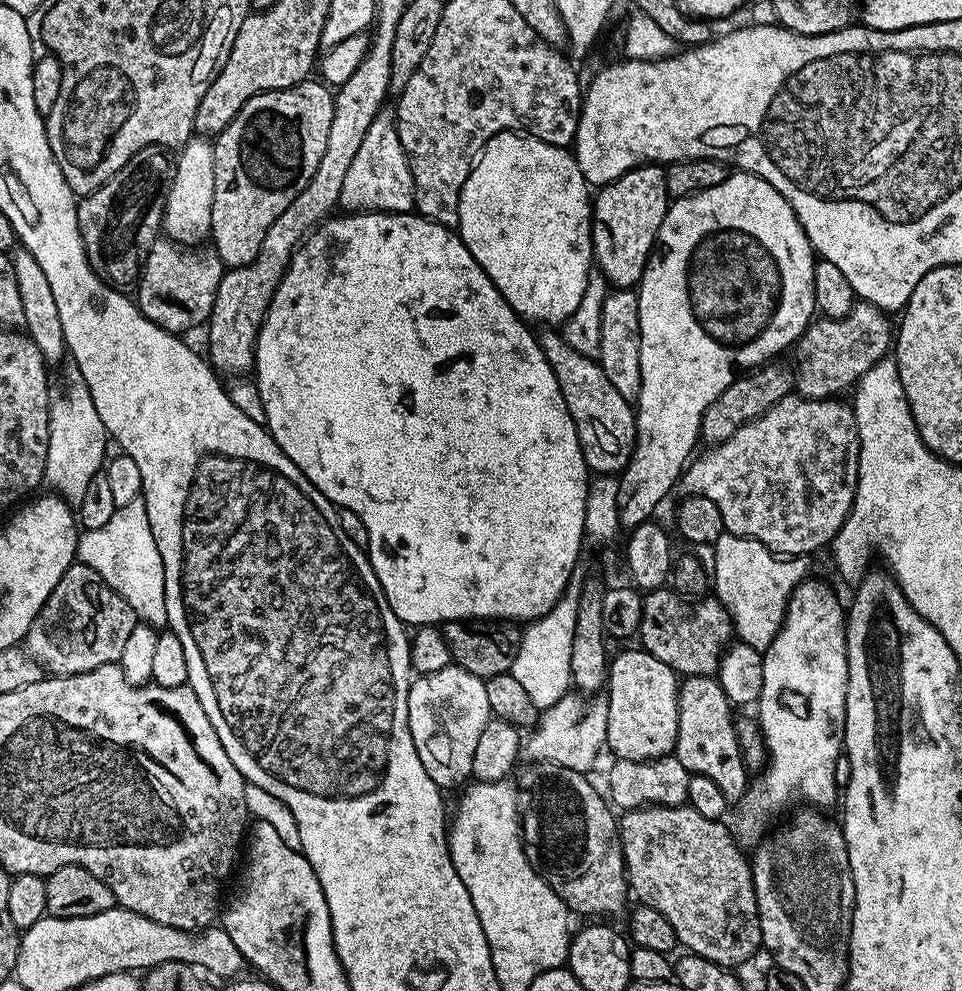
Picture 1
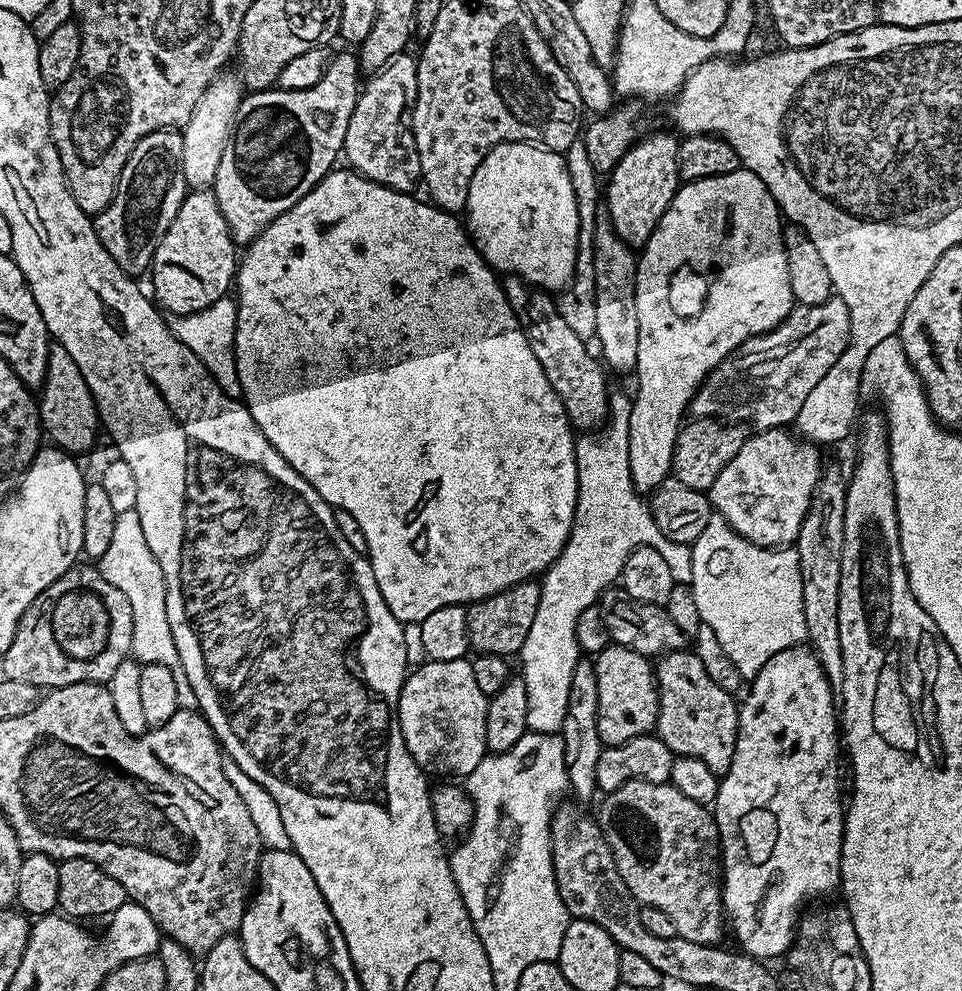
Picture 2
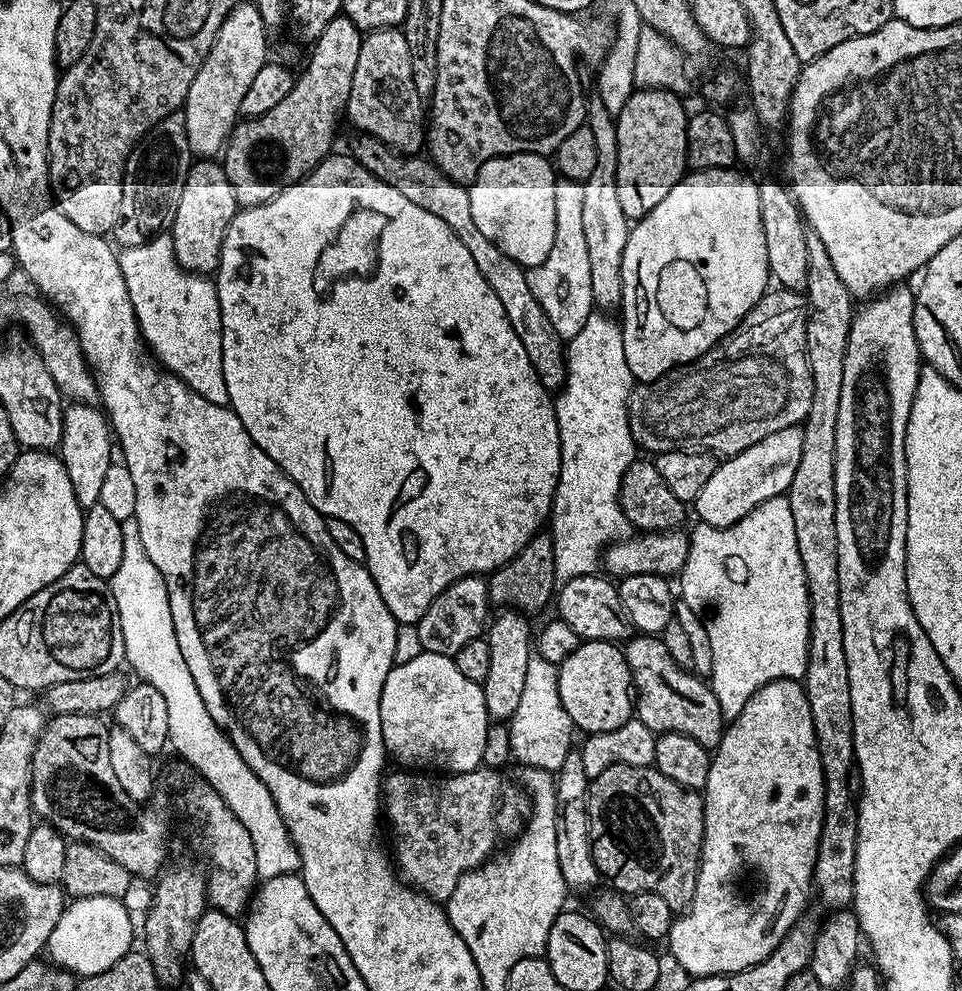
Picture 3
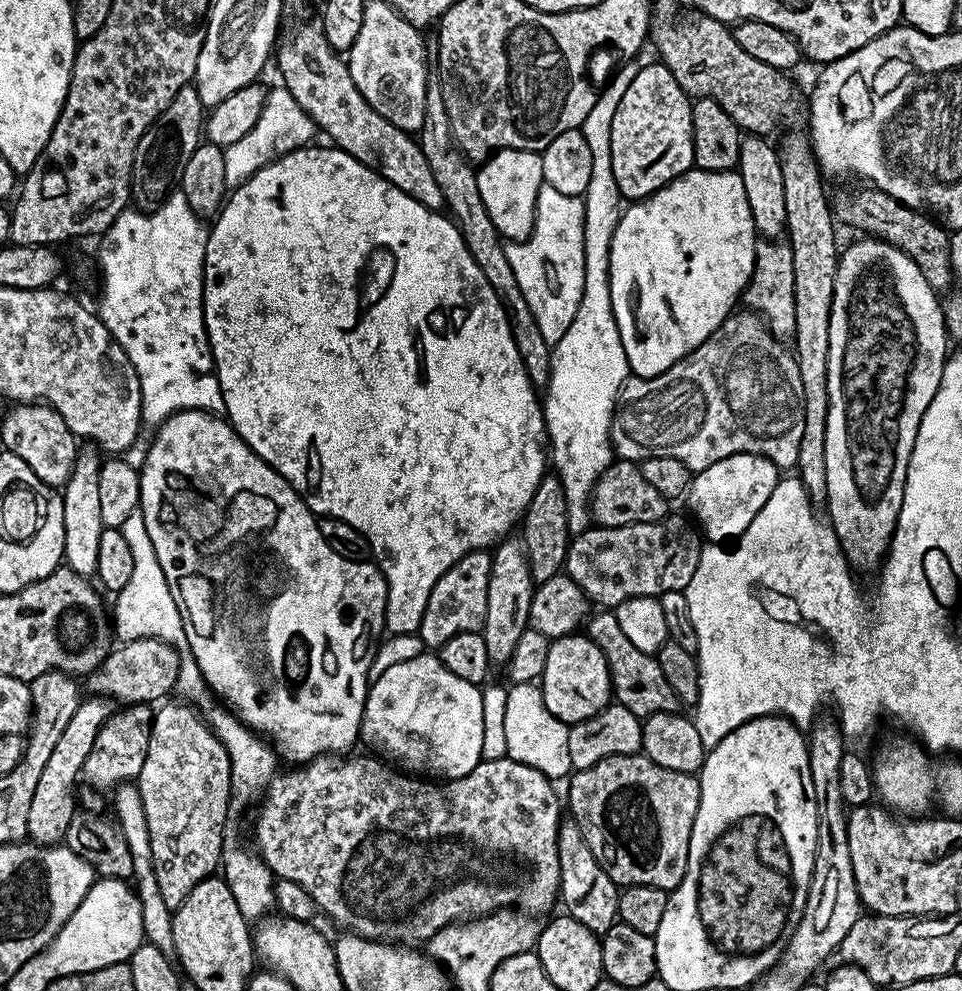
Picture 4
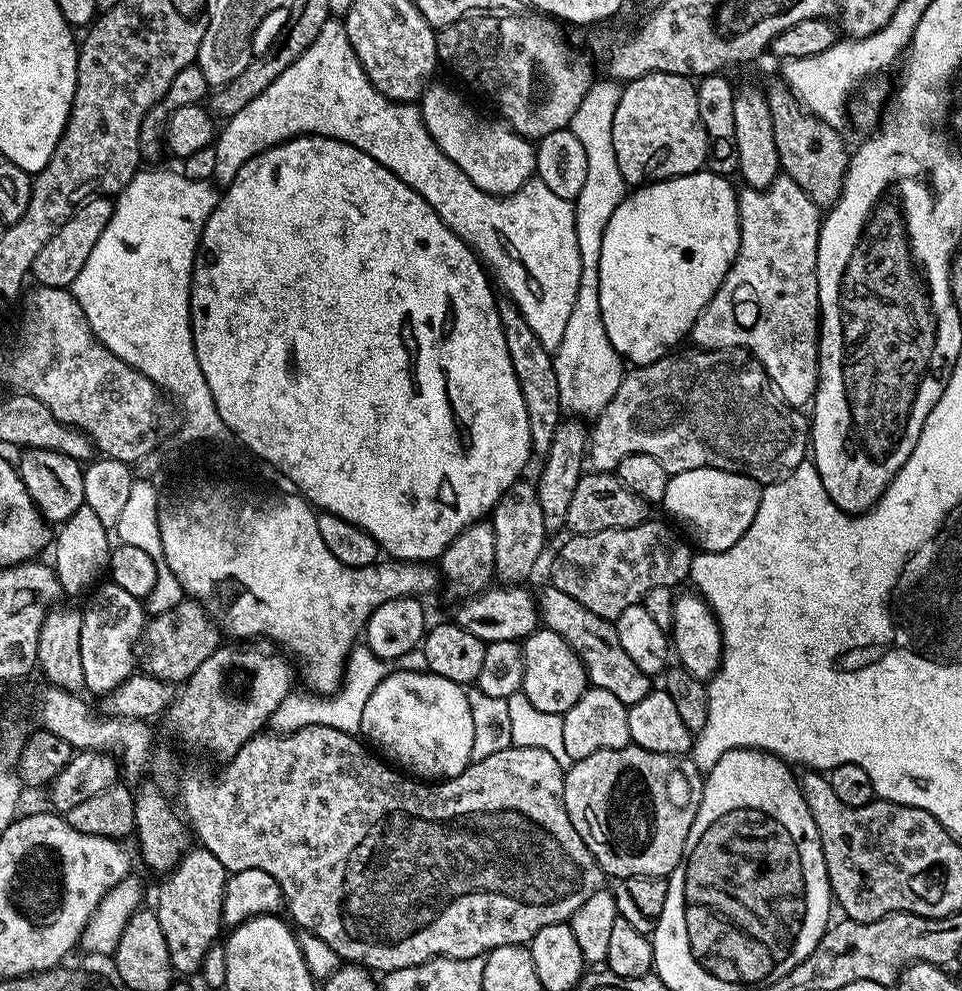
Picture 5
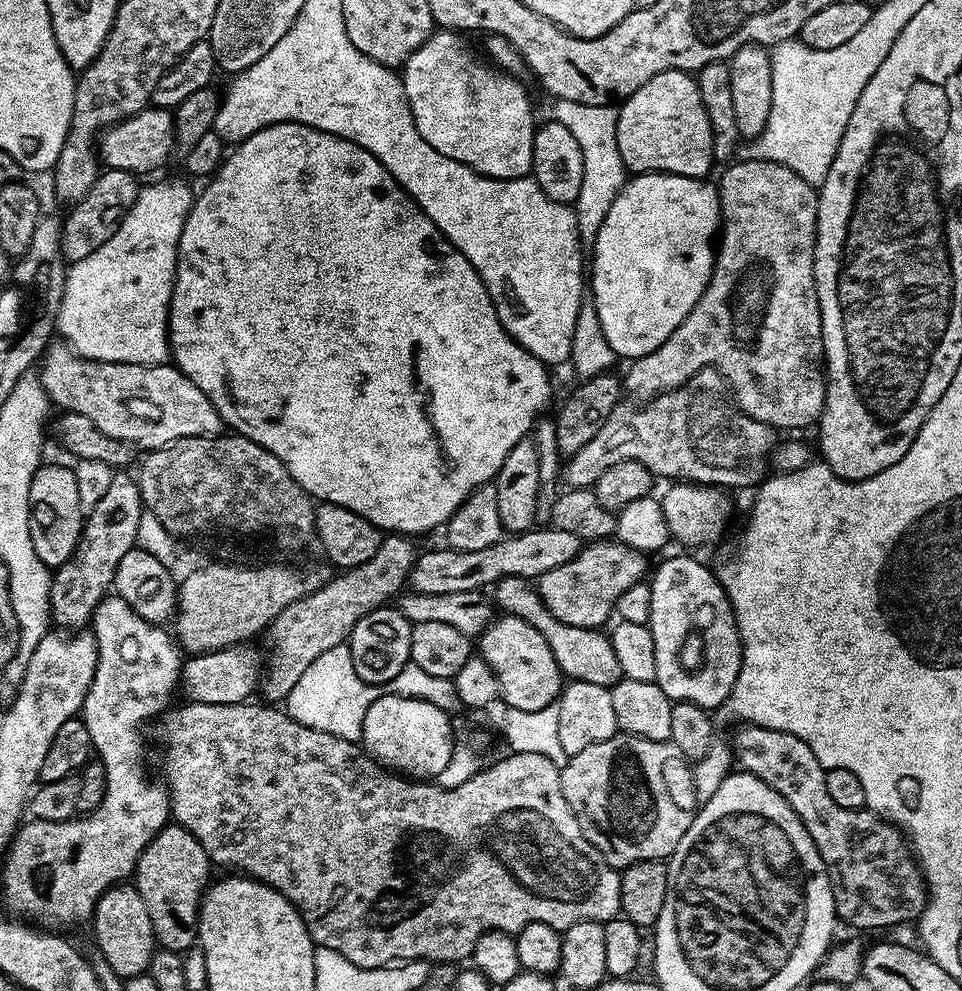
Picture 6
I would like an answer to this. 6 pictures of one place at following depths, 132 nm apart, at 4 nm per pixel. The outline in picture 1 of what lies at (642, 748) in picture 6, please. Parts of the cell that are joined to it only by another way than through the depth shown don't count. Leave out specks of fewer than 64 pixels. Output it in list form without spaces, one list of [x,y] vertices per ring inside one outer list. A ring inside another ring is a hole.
[[[690,806],[630,808],[618,820],[631,895],[670,918],[677,941],[691,955],[735,969],[761,951],[762,930],[752,865],[746,856],[744,860],[733,829],[726,825],[702,818]]]

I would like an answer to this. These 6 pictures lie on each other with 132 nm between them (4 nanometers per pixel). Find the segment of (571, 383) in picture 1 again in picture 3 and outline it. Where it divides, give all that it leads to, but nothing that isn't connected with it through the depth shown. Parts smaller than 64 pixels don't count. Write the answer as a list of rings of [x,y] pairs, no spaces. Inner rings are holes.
[[[360,134],[355,138],[356,145],[350,152],[362,167],[370,170],[370,174],[374,174],[382,182],[394,186],[394,190],[410,198],[410,202],[430,210],[434,218],[442,218],[442,222],[446,222],[446,226],[450,226],[450,230],[458,234],[458,239],[466,245],[466,250],[473,256],[478,270],[482,270],[482,278],[486,278],[486,282],[490,282],[490,290],[498,294],[506,310],[506,318],[510,318],[510,326],[514,326],[514,334],[518,334],[518,342],[522,342],[522,350],[526,350],[526,358],[530,358],[532,368],[540,377],[541,384],[548,390],[559,389],[566,375],[566,360],[562,355],[560,335],[554,330],[554,326],[550,326],[546,310],[538,306],[538,298],[534,298],[530,290],[526,269],[518,262],[514,262],[514,258],[502,254],[502,250],[498,250],[498,246],[494,246],[494,242],[490,242],[490,238],[486,238],[486,234],[478,230],[474,214],[470,210],[468,188],[442,174],[442,170],[438,170],[431,159],[423,155],[393,152],[390,146],[386,146],[373,136]]]

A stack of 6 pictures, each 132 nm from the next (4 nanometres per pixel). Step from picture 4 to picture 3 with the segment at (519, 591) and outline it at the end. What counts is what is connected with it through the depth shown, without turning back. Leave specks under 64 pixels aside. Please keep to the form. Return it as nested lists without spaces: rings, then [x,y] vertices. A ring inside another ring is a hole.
[[[500,610],[491,617],[490,623],[486,628],[486,639],[490,646],[490,670],[486,670],[486,678],[482,685],[484,697],[486,698],[486,710],[489,717],[496,722],[511,721],[512,716],[518,710],[518,702],[522,702],[522,690],[526,682],[526,674],[530,667],[528,661],[528,646],[530,650],[530,640],[528,644],[528,624],[523,615],[516,610]]]

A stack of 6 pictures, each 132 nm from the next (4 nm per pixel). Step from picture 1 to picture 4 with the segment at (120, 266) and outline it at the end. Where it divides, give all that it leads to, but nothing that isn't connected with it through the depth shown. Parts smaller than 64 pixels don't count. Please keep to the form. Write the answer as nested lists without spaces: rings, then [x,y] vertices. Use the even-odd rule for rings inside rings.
[[[195,83],[182,86],[170,106],[158,114],[158,118],[142,134],[138,146],[134,150],[132,163],[132,195],[131,203],[141,212],[152,212],[167,196],[171,196],[174,186],[179,185],[182,170],[186,170],[186,162],[190,162],[190,154],[202,142],[202,125],[206,119],[204,103],[198,98]]]

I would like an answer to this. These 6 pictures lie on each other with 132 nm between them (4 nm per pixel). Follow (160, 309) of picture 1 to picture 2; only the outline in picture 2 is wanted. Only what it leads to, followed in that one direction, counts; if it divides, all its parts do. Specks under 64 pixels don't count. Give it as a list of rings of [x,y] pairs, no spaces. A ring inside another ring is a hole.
[[[197,188],[185,195],[174,222],[170,222],[154,250],[151,295],[169,317],[194,314],[229,295],[237,267],[238,245],[232,241],[226,220],[218,210],[215,194],[208,188]]]

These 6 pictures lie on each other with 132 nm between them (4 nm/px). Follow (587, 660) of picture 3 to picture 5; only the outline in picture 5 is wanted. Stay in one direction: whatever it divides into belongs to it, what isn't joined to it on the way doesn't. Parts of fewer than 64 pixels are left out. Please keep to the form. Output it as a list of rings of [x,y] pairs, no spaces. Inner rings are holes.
[[[540,626],[536,631],[525,636],[522,641],[524,654],[523,693],[538,710],[549,712],[555,716],[563,714],[582,698],[582,694],[590,686],[588,675],[578,658],[578,654],[554,630]]]

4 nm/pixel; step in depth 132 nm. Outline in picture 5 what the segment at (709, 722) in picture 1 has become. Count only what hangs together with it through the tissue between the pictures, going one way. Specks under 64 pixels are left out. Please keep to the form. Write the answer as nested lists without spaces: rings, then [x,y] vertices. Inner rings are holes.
[[[545,586],[538,592],[538,607],[543,627],[554,630],[554,634],[561,636],[578,654],[591,687],[606,690],[614,694],[618,702],[629,706],[634,702],[642,702],[642,698],[653,691],[653,677],[642,674],[626,650],[622,650],[622,642],[618,642],[618,630],[613,621],[594,614],[594,610],[586,610],[582,602],[577,602],[570,598],[570,594],[562,594],[562,590],[551,586]]]

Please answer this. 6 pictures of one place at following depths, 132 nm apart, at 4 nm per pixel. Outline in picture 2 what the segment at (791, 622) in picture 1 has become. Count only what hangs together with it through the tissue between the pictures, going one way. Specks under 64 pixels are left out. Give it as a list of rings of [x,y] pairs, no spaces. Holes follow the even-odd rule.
[[[808,646],[787,648],[770,658],[760,672],[751,677],[752,689],[748,692],[744,704],[739,705],[740,721],[736,735],[734,762],[730,762],[730,770],[723,776],[718,790],[718,798],[714,805],[716,825],[720,831],[720,854],[722,857],[722,903],[724,915],[730,925],[730,932],[736,935],[739,951],[747,952],[758,960],[771,961],[771,956],[783,957],[792,946],[796,934],[798,917],[807,900],[815,896],[828,896],[841,887],[840,855],[844,841],[844,818],[846,804],[840,801],[840,752],[842,756],[842,740],[838,735],[838,704],[834,699],[834,690],[828,685],[822,666],[816,653]]]

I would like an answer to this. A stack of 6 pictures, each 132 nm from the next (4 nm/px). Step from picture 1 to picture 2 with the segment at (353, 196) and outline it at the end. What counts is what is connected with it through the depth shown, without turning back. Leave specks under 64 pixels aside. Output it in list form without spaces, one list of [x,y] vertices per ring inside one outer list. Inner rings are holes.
[[[401,54],[395,56],[380,72],[371,73],[372,80],[359,89],[354,114],[350,114],[350,126],[346,126],[343,159],[348,159],[347,167],[353,172],[365,176],[367,180],[378,182],[390,190],[398,190],[409,194],[415,193],[421,187],[420,159],[414,142],[414,134],[410,123],[410,109],[416,101],[418,90],[418,74],[416,73],[417,57]]]

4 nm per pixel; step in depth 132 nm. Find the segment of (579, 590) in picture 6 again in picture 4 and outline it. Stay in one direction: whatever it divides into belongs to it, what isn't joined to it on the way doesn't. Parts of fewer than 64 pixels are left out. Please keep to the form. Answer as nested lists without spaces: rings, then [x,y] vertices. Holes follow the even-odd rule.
[[[669,514],[658,522],[627,524],[613,528],[589,526],[575,533],[568,546],[563,571],[576,582],[593,605],[614,610],[632,596],[683,592],[698,570],[702,536],[691,523]]]

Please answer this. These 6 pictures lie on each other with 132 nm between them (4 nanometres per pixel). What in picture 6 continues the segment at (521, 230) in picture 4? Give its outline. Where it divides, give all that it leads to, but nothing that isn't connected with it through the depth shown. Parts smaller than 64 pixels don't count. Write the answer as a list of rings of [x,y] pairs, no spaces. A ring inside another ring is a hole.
[[[456,30],[433,31],[427,42],[418,46],[402,65],[402,79],[414,126],[418,126],[418,134],[422,134],[438,154],[454,158],[454,162],[462,162],[484,176],[499,180],[527,176],[532,170],[532,147],[537,130],[537,125],[532,124],[532,100],[513,73],[493,66],[463,38]]]

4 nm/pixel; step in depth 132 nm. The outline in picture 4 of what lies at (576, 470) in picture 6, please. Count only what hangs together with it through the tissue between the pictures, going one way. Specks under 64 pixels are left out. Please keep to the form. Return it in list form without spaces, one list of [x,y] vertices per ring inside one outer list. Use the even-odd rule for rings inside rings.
[[[744,310],[744,313],[733,314],[702,342],[694,351],[688,352],[670,370],[657,376],[629,375],[628,381],[620,387],[620,397],[616,400],[616,410],[612,414],[612,450],[619,459],[641,461],[651,456],[678,458],[687,466],[688,471],[695,474],[706,470],[706,466],[714,466],[714,462],[722,462],[722,458],[730,458],[734,454],[758,454],[776,464],[781,470],[795,469],[798,462],[798,446],[802,444],[802,426],[806,426],[806,406],[802,398],[802,374],[798,374],[798,362],[791,351],[783,348],[781,341],[772,332],[759,315]]]

